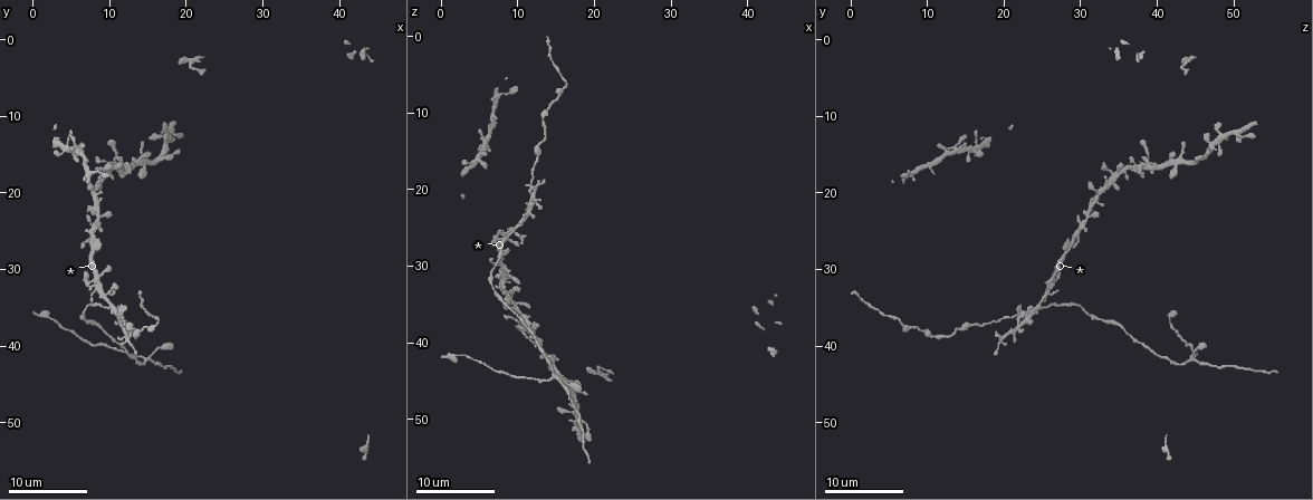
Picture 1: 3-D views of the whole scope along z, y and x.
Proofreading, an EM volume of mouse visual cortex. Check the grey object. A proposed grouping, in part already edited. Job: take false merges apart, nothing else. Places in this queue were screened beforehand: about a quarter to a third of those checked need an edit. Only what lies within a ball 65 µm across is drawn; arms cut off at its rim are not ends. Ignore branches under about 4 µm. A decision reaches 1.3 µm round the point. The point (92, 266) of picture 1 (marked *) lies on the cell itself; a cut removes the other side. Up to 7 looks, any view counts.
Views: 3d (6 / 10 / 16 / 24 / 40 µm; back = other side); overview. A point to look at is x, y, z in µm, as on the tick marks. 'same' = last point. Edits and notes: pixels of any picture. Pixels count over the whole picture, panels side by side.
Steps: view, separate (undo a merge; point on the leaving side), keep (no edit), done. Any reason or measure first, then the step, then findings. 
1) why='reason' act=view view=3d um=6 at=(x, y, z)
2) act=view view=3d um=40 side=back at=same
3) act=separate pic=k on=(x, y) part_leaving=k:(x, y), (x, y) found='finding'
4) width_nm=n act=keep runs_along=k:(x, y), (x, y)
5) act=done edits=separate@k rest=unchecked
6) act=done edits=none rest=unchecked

why='four or more arms meet' act=view view=3d um=6 at=(14.5, 41.5, 45.0)

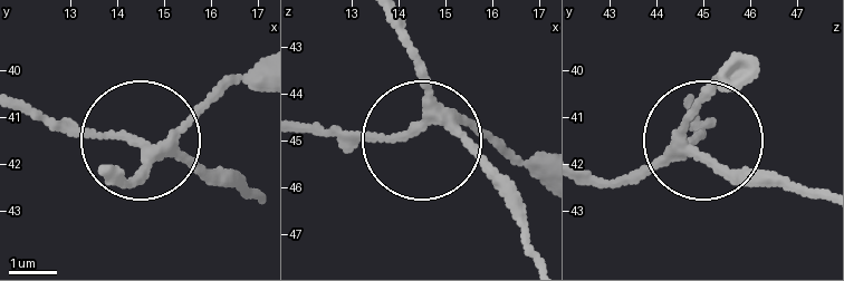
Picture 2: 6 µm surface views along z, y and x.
act=keep runs_along=2:(105, 168), (133, 181), (144, 165), (121, 137), (25, 113) found='all the same cell'

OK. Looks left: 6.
why='sudden change in width' act=view view=3d um=10 at=(8.0, 34.5, 26.5)

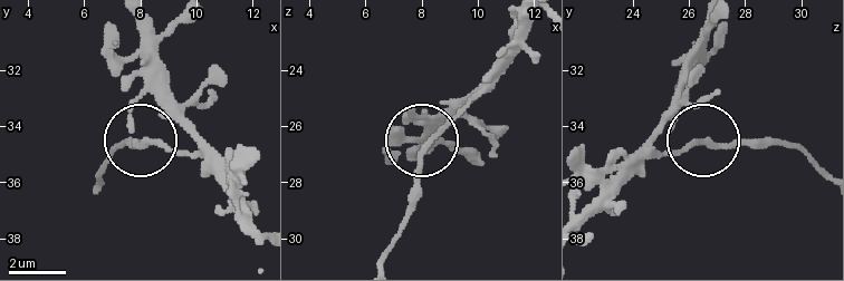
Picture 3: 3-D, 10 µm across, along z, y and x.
act=keep found='one cell here'

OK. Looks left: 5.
why='thick turns thin' act=view view=3d um=16 at=(16.0, 37.0, 6.5)

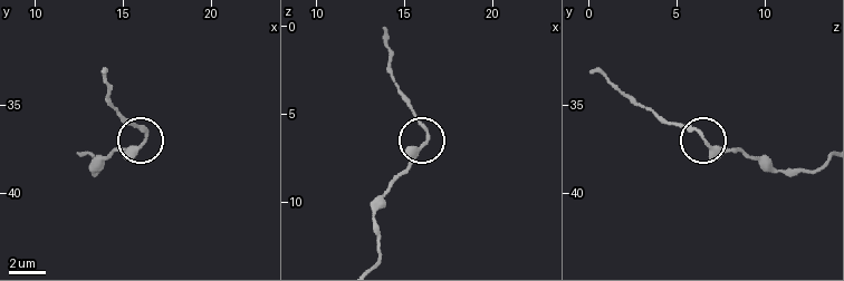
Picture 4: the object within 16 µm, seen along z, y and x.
why='from behind' act=view view=3d um=16 side=back at=(16.2, 37.0, 6.6)

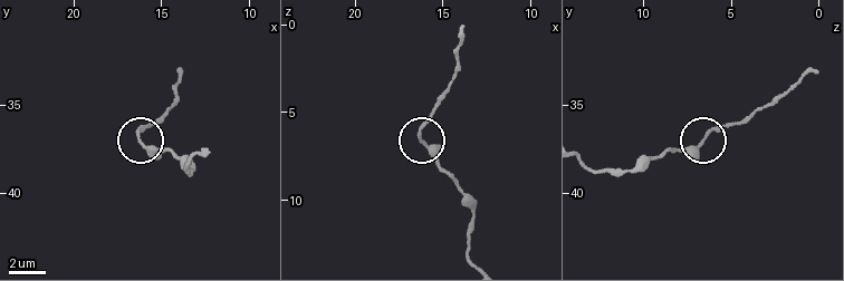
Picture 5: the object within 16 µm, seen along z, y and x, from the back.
act=keep runs_along=5:(583, 163), (601, 172), (636, 172), (748, 115) found='continuous, no second cell'

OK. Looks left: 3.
act=done edits=none rest=unchecked

